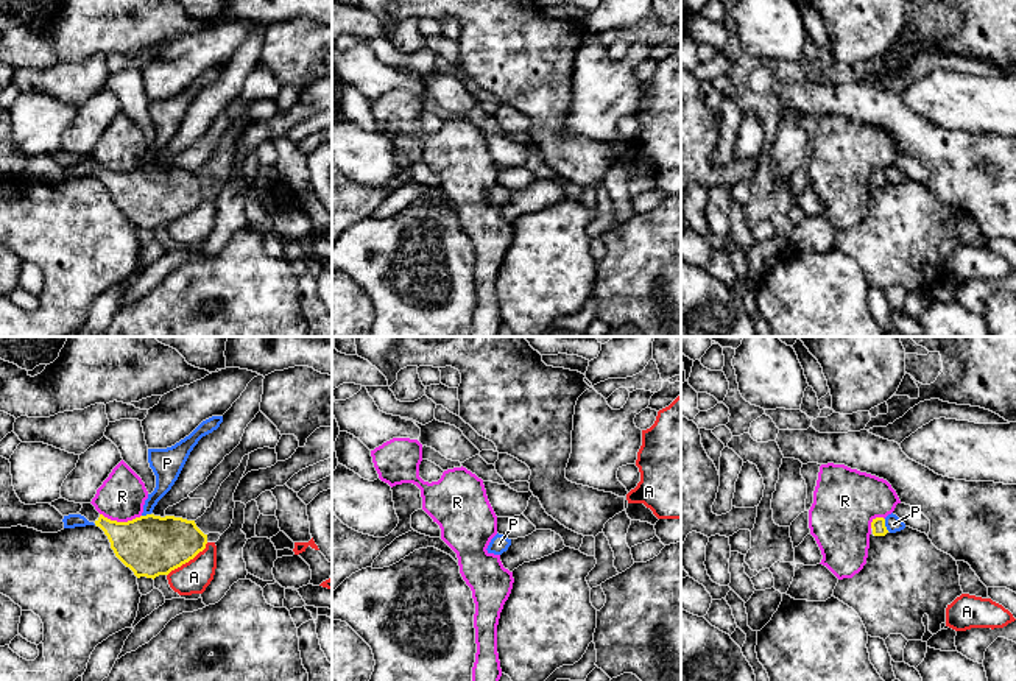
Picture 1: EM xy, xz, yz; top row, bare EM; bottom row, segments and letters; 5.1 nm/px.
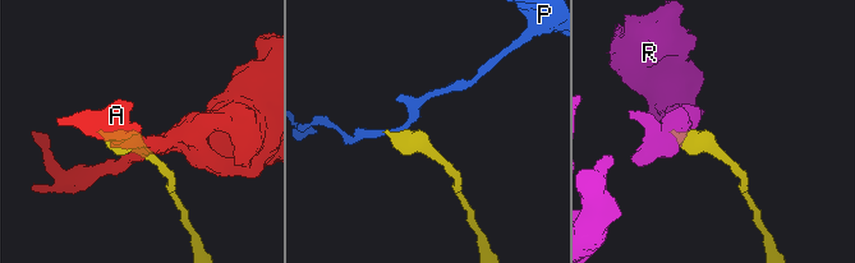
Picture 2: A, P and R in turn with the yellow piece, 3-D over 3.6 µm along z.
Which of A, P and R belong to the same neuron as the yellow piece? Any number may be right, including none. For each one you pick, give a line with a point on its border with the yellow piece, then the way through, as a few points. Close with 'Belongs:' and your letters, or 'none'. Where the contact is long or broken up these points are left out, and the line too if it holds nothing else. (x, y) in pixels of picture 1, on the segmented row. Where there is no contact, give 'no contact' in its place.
Belongs: none

